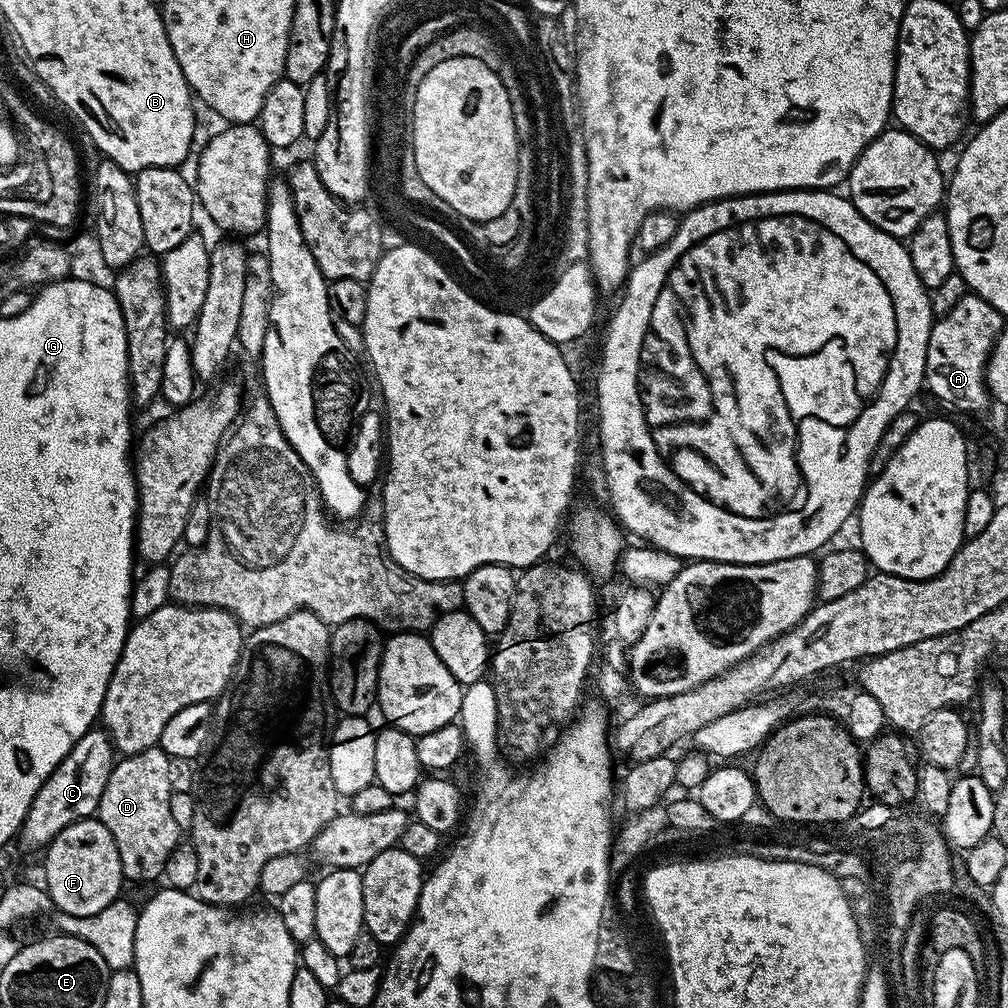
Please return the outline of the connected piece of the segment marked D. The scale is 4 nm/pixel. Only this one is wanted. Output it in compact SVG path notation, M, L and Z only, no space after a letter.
M158 746L113 763L106 790L102 790L98 819L118 846L125 881L158 879L180 840L180 824L172 813L172 767L173 761Z

